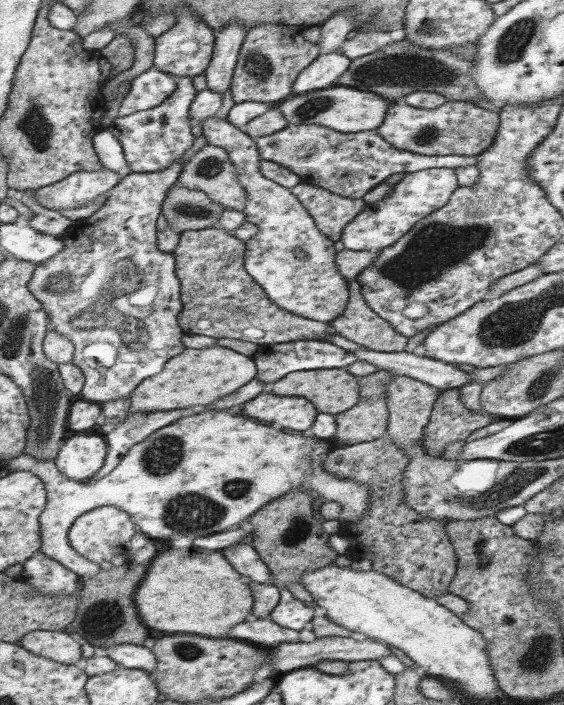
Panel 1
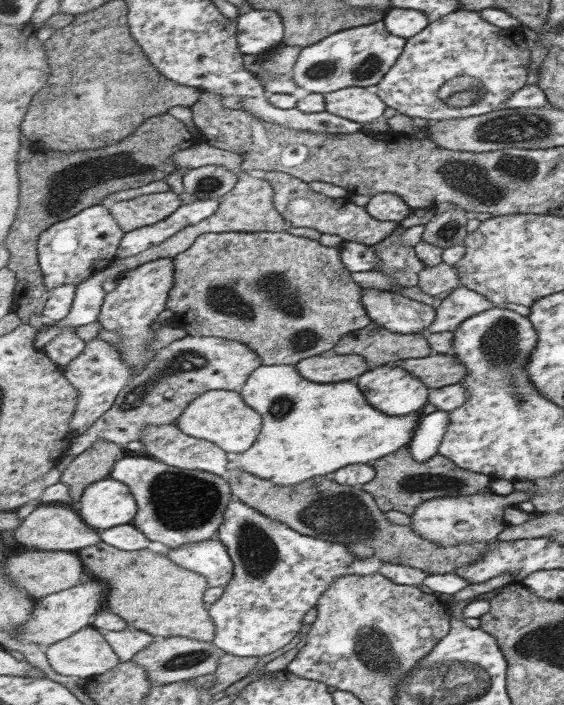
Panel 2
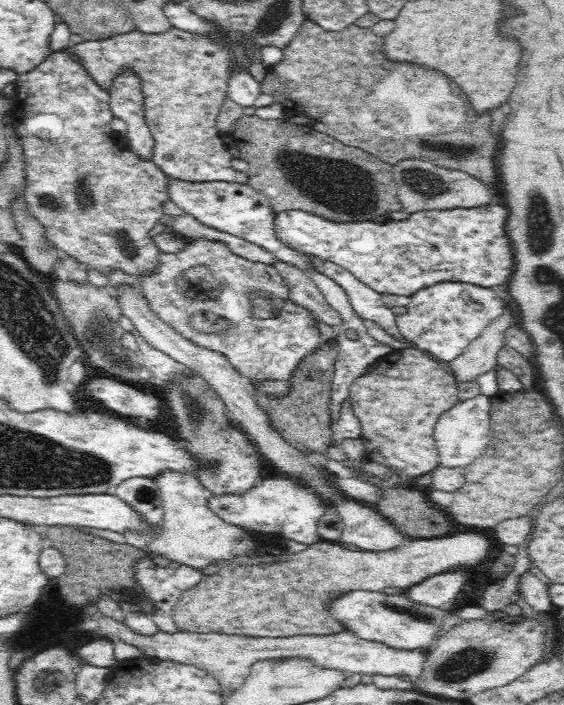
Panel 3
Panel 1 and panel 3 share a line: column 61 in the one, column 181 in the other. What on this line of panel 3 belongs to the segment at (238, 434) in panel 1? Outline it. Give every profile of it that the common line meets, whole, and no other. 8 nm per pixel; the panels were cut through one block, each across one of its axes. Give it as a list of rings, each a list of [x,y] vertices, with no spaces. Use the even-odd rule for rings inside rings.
[[[164,470],[156,474],[154,483],[160,489],[162,499],[163,521],[154,538],[149,538],[147,550],[152,553],[174,560],[196,569],[203,569],[218,560],[232,560],[232,558],[254,558],[254,541],[244,529],[224,524],[224,521],[210,512],[205,499],[211,490],[204,488],[196,475],[191,472],[176,472]]]

